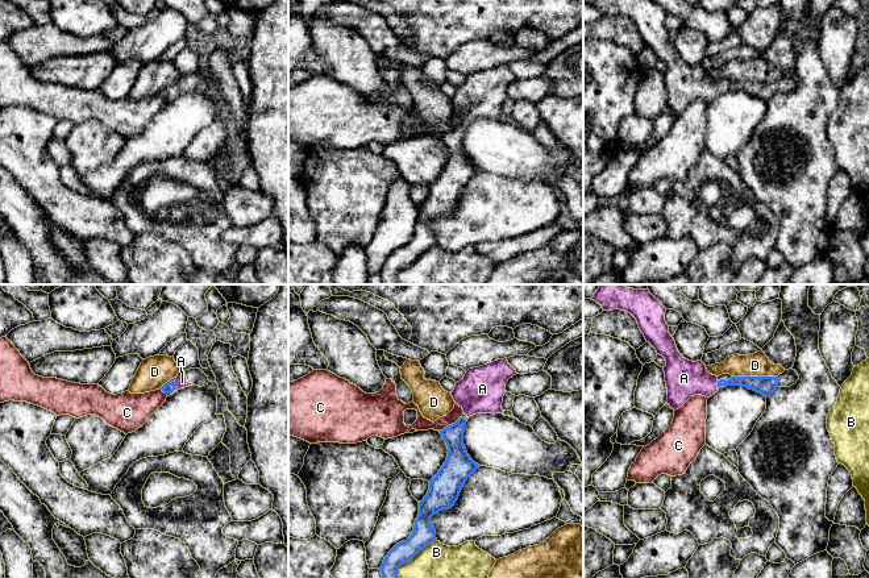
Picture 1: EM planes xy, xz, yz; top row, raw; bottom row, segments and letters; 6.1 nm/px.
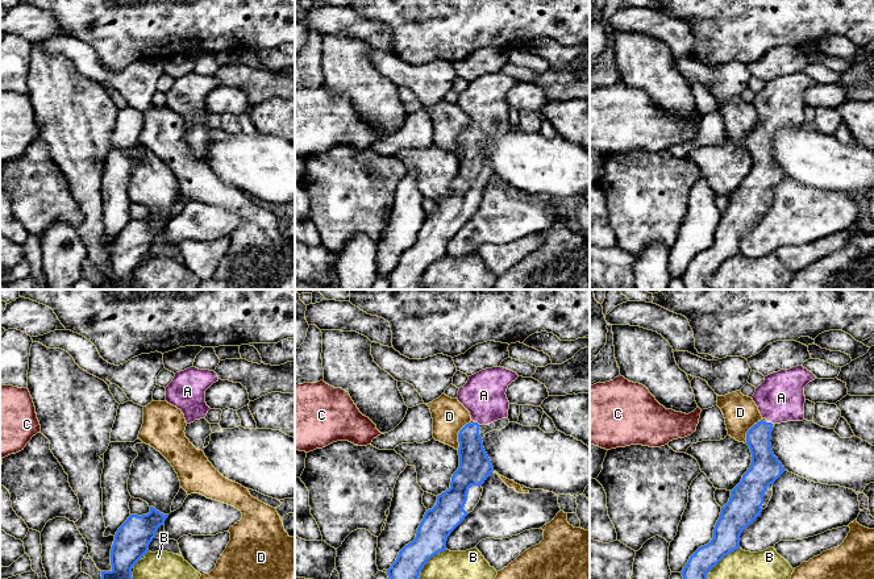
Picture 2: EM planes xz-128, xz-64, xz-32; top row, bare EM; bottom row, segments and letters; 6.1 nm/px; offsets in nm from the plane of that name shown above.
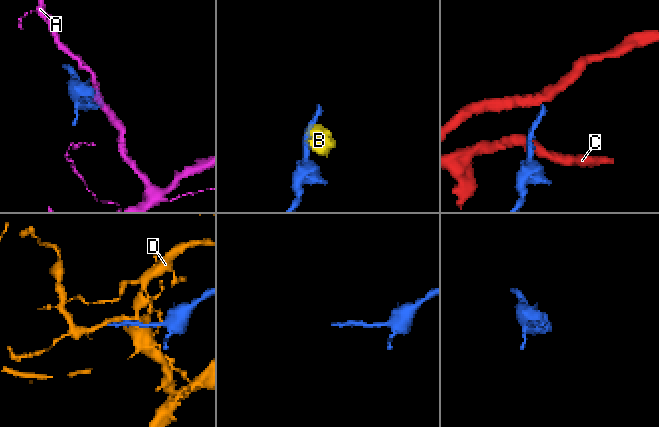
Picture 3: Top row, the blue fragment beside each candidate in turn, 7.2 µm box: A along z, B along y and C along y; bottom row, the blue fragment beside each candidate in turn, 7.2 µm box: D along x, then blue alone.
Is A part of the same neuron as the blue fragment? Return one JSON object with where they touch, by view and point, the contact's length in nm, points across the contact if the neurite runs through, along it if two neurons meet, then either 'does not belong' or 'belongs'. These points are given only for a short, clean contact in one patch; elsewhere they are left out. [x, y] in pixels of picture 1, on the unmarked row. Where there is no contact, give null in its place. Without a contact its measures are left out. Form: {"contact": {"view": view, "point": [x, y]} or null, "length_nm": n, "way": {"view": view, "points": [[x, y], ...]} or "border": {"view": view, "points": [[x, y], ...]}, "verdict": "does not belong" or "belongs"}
{"contact": {"view": "xy", "point": [175, 90]}, "length_nm": 70, "way": {"view": "xy", "points": [[167, 92], [175, 90], [182, 87]]}, "verdict": "belongs"}

